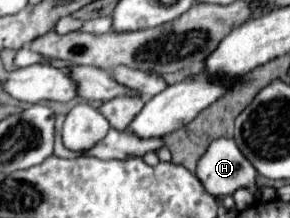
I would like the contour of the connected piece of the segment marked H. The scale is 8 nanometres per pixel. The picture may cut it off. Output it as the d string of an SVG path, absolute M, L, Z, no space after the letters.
M215 139L209 145L209 151L201 157L201 161L197 165L197 179L203 183L205 191L211 195L231 195L239 187L247 187L253 191L255 175L257 175L255 167L245 159L245 155L241 155L241 151L233 139Z

